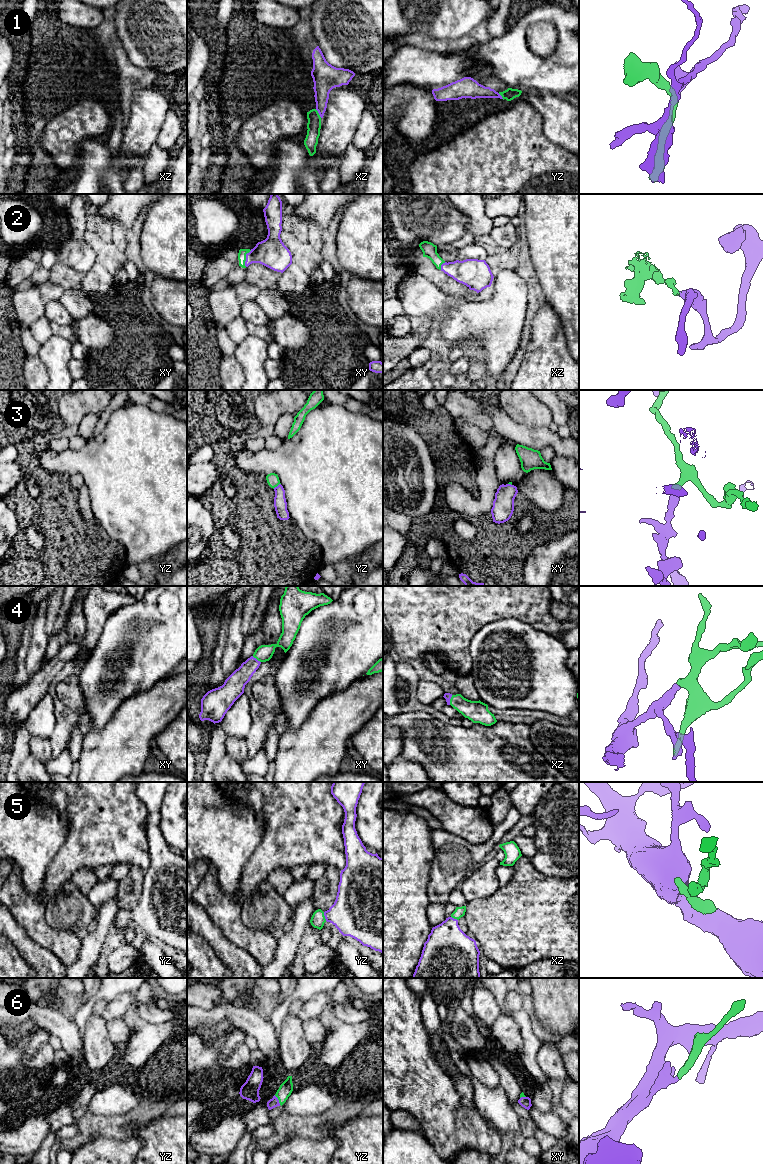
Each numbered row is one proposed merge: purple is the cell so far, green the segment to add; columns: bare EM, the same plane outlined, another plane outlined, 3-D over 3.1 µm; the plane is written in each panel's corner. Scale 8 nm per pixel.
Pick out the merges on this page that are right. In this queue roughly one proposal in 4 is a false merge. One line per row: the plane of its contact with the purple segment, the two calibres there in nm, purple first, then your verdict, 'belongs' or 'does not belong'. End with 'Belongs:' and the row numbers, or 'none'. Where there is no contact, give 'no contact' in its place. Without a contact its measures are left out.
1: meets purple in xz; 170 nm thick on the purple side, 110 nm on the other; does not belong
2: meets purple in xy; 240 nm thick on the purple side, 70 nm on the other; belongs
3: meets purple in yz; 110 nm thick on the purple side, 100 nm on the other; belongs
4: meets purple in xz; 60 nm thick on the purple side, 170 nm on the other; belongs
5: meets purple in yz; 380 nm thick on the purple side, 110 nm on the other; belongs
6: meets purple in yz; 80 nm thick on the purple side, 110 nm on the other; belongs
Belongs: 2, 3, 4, 5, 6

